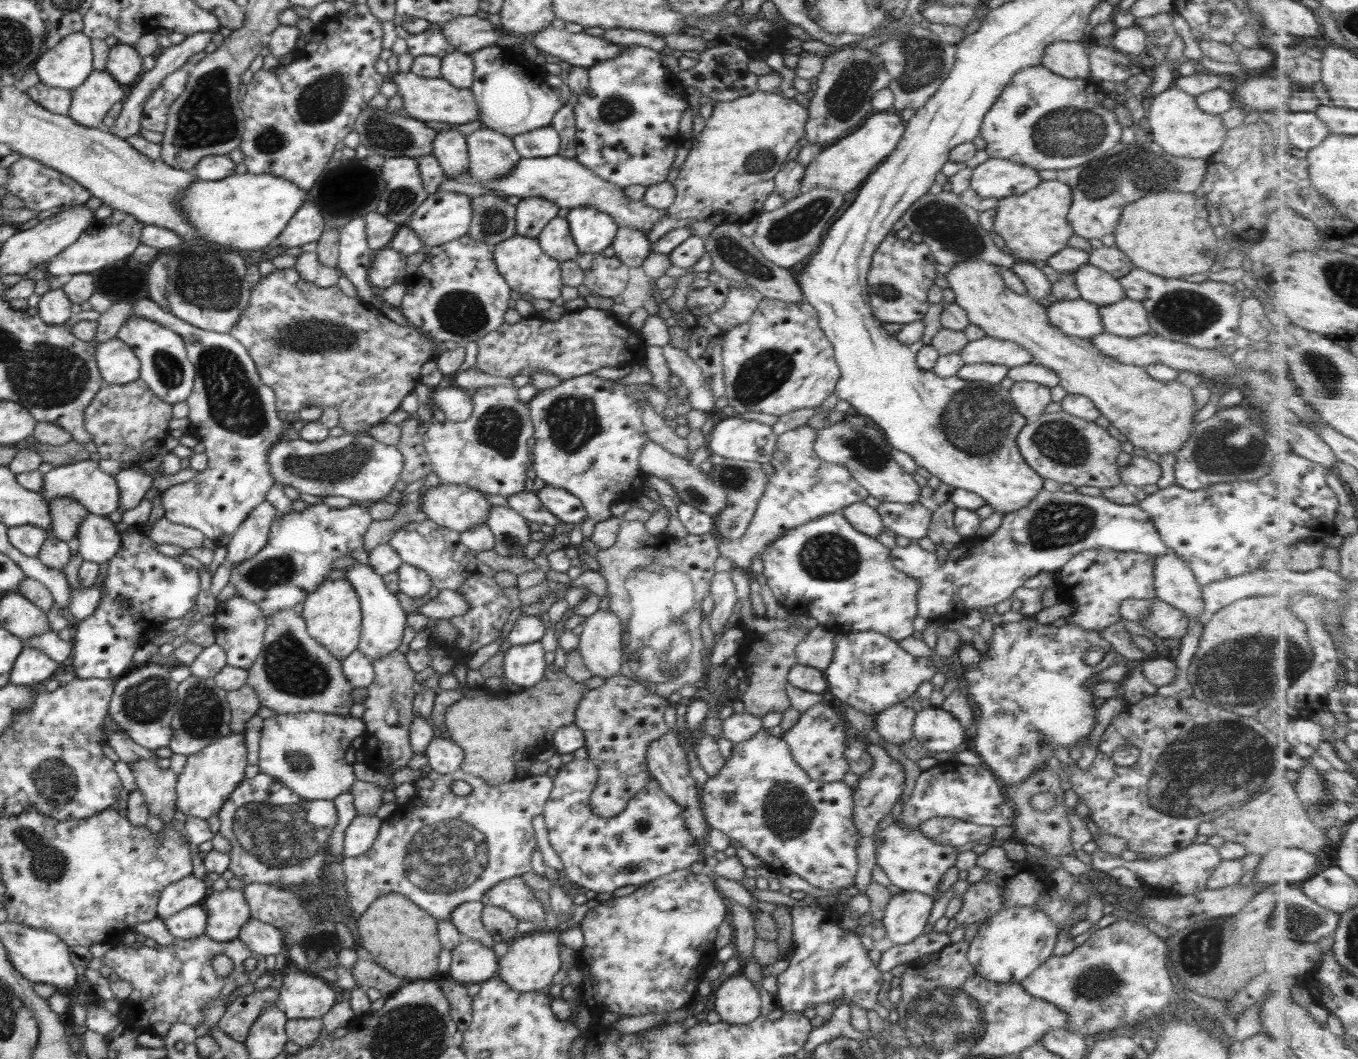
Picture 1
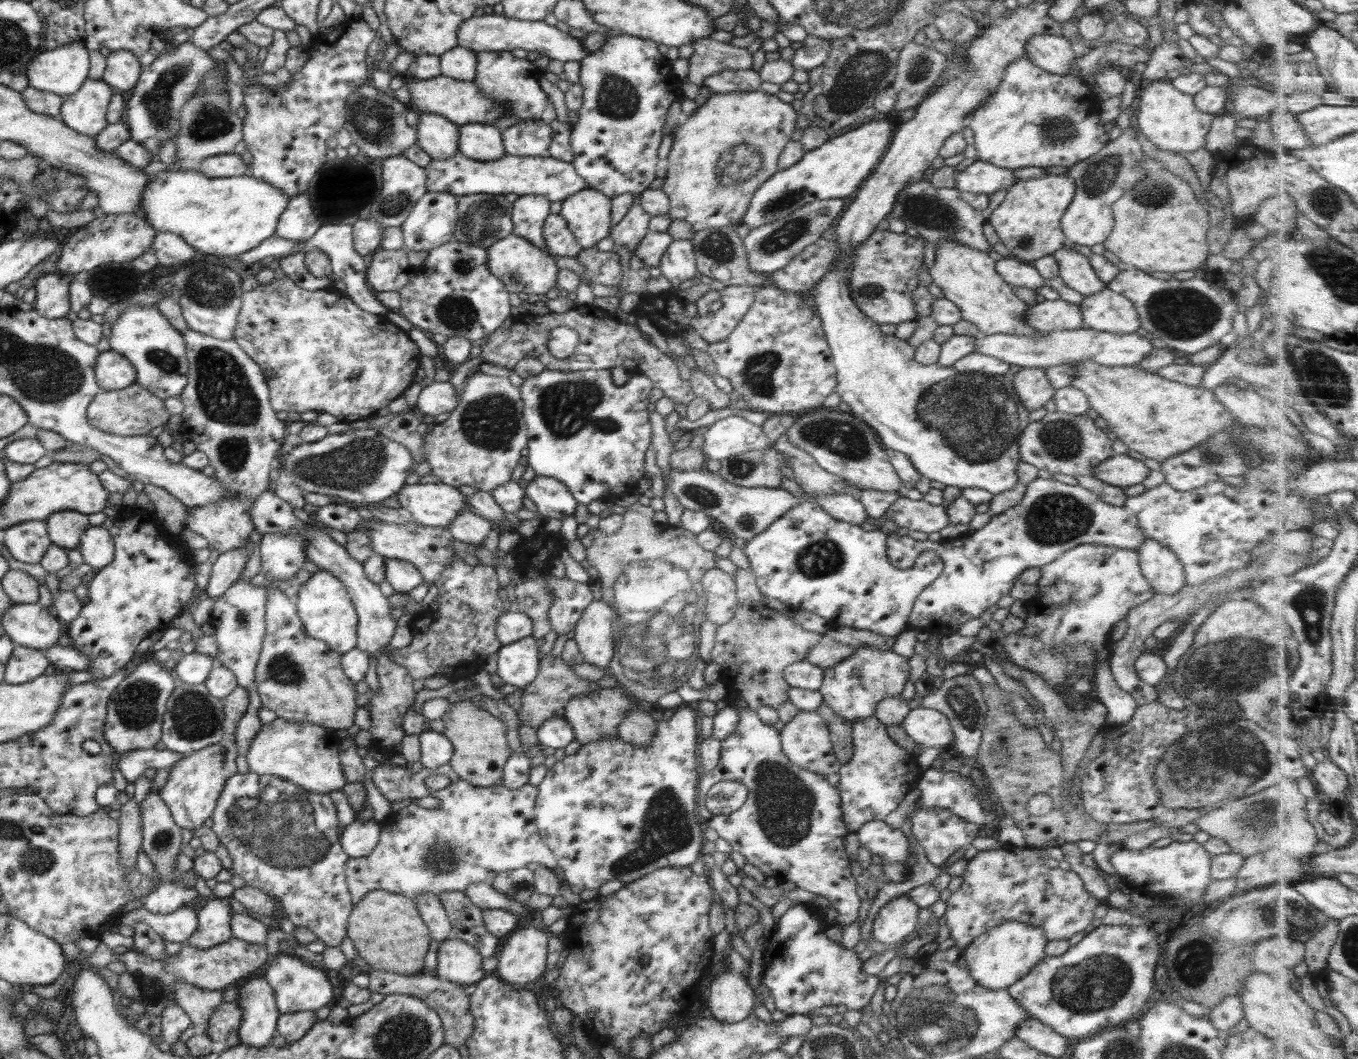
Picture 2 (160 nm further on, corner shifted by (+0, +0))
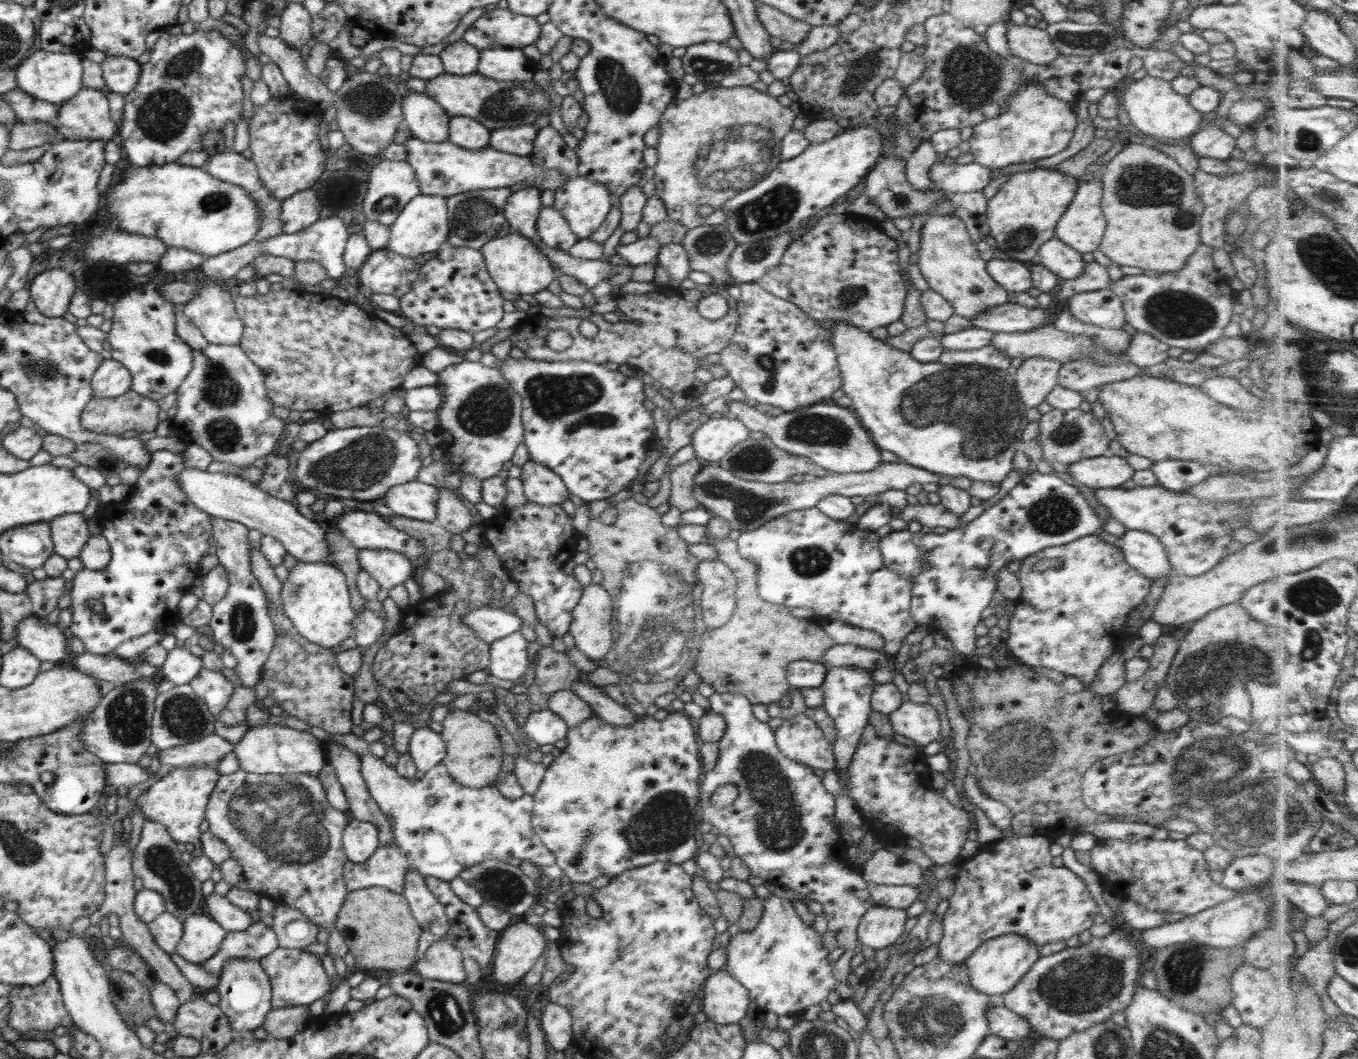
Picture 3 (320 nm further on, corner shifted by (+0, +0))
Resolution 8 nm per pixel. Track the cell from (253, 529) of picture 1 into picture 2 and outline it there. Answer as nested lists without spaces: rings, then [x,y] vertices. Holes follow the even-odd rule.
[[[253,530],[251,541],[241,550],[231,550],[219,554],[218,559],[211,566],[211,575],[205,592],[211,599],[218,599],[235,583],[246,567],[252,550],[258,542],[261,542],[262,534]]]

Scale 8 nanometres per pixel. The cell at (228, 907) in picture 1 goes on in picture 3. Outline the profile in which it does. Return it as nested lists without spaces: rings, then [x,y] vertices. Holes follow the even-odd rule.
[[[203,911],[186,917],[183,925],[183,935],[175,951],[184,960],[202,967],[218,952],[226,930]]]

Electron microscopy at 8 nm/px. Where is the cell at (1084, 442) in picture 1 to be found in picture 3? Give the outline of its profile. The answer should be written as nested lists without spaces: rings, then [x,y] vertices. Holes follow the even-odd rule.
[[[1054,408],[1042,415],[1038,420],[1040,425],[1039,441],[1042,447],[1044,461],[1069,465],[1082,459],[1099,457],[1108,450],[1109,439],[1103,426],[1092,413],[1080,409],[1062,411]]]

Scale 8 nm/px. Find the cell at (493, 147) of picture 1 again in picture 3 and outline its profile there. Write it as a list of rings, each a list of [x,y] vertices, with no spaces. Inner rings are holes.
[[[466,116],[450,118],[449,142],[468,150],[482,150],[489,147],[492,132],[481,122]]]

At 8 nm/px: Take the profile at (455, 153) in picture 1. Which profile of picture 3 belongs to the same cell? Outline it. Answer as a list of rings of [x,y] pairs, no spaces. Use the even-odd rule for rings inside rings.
[[[408,90],[403,96],[401,109],[412,132],[411,137],[434,144],[449,140],[451,117],[426,93]]]

